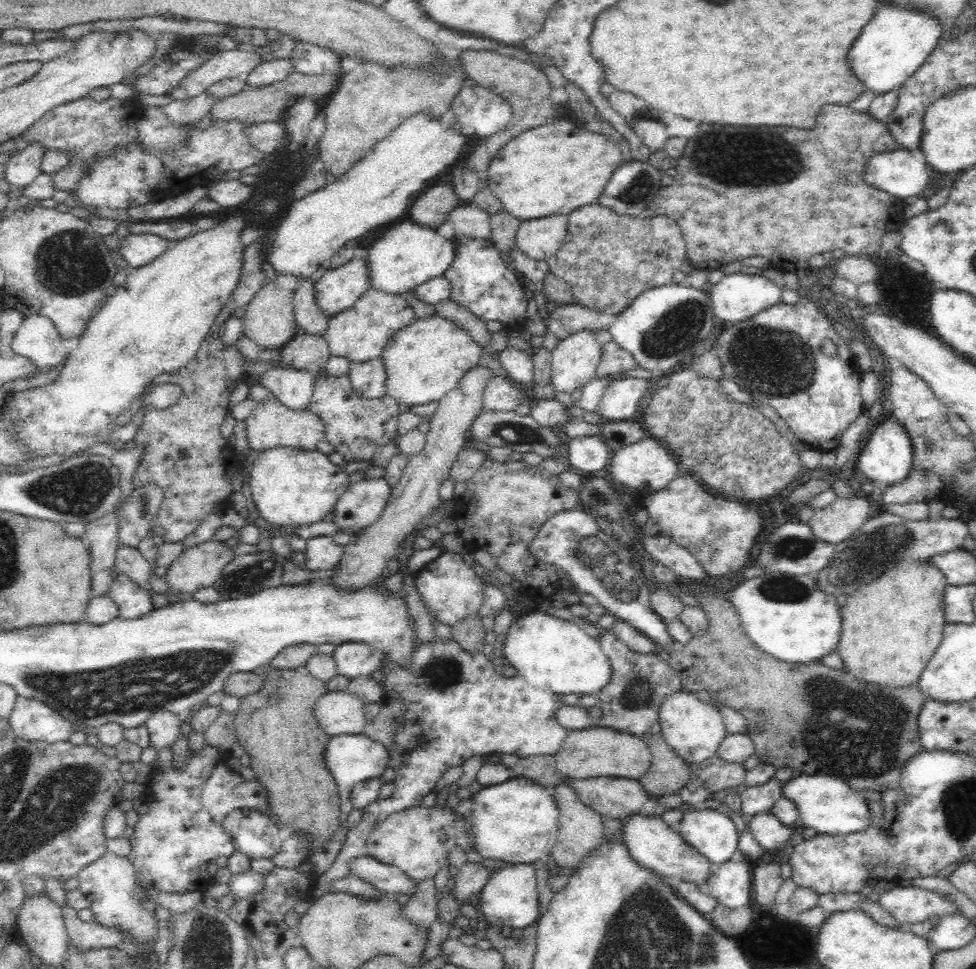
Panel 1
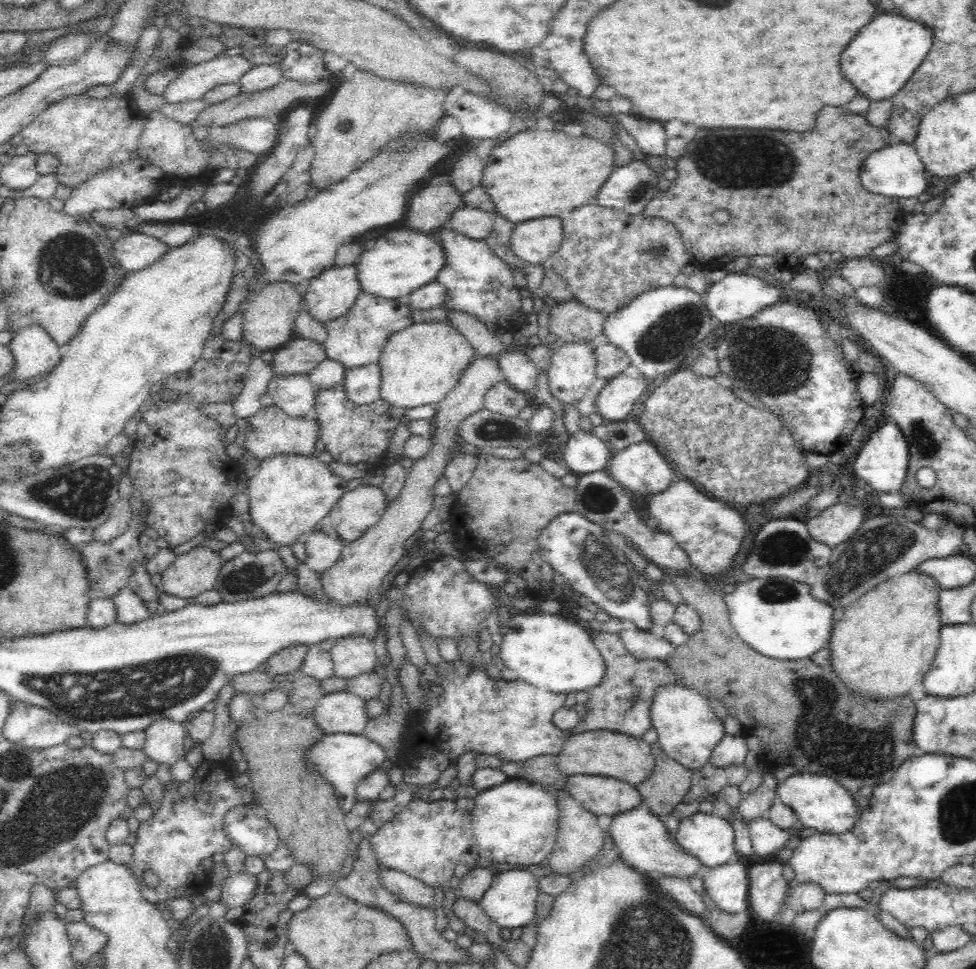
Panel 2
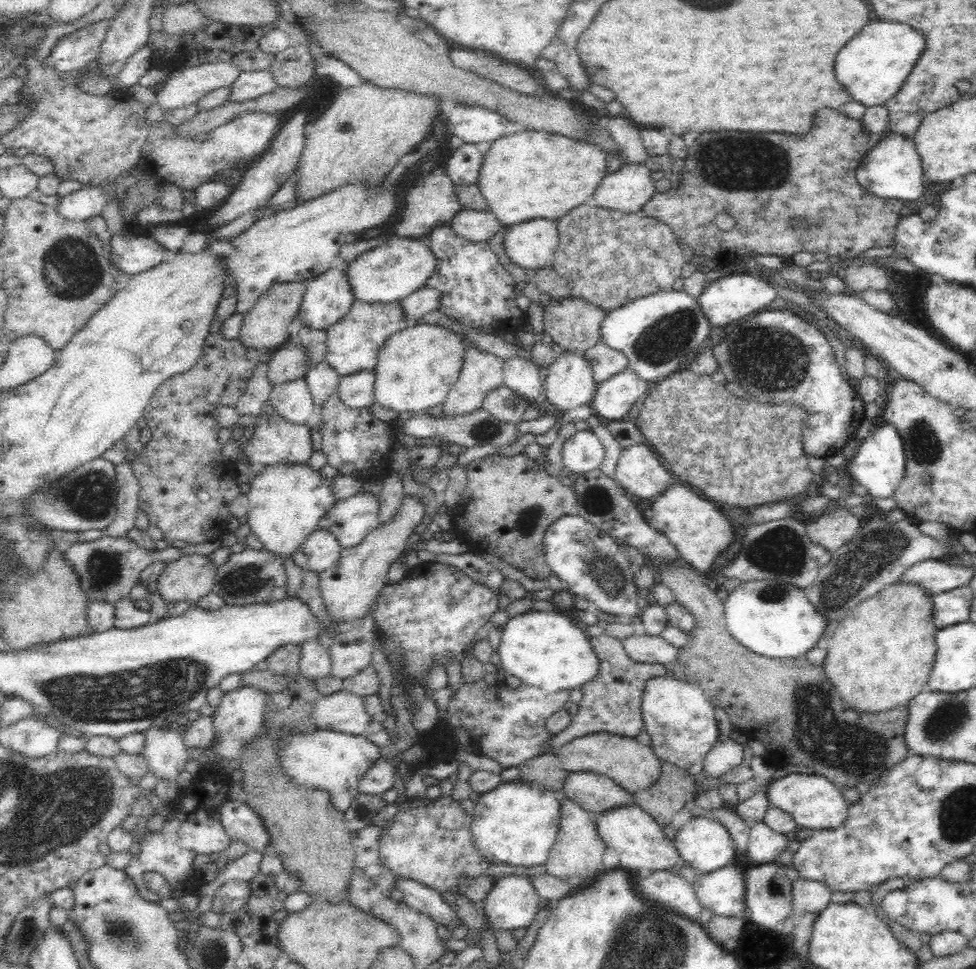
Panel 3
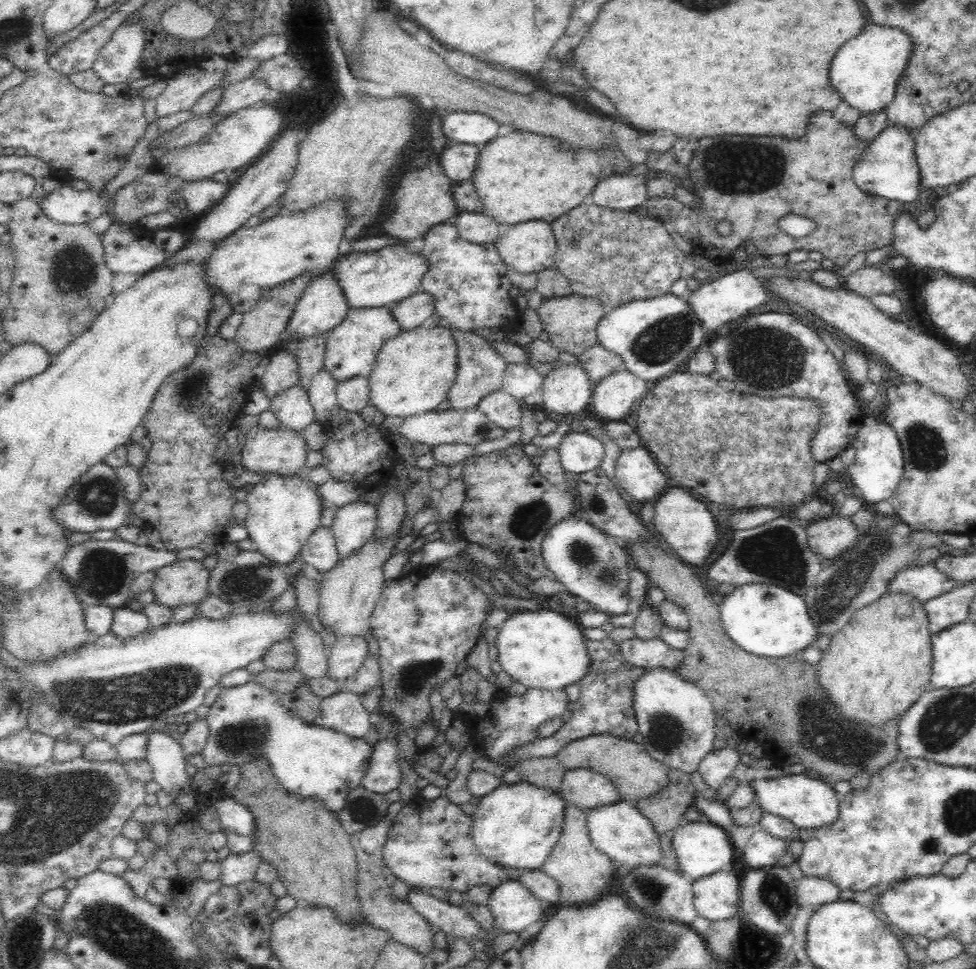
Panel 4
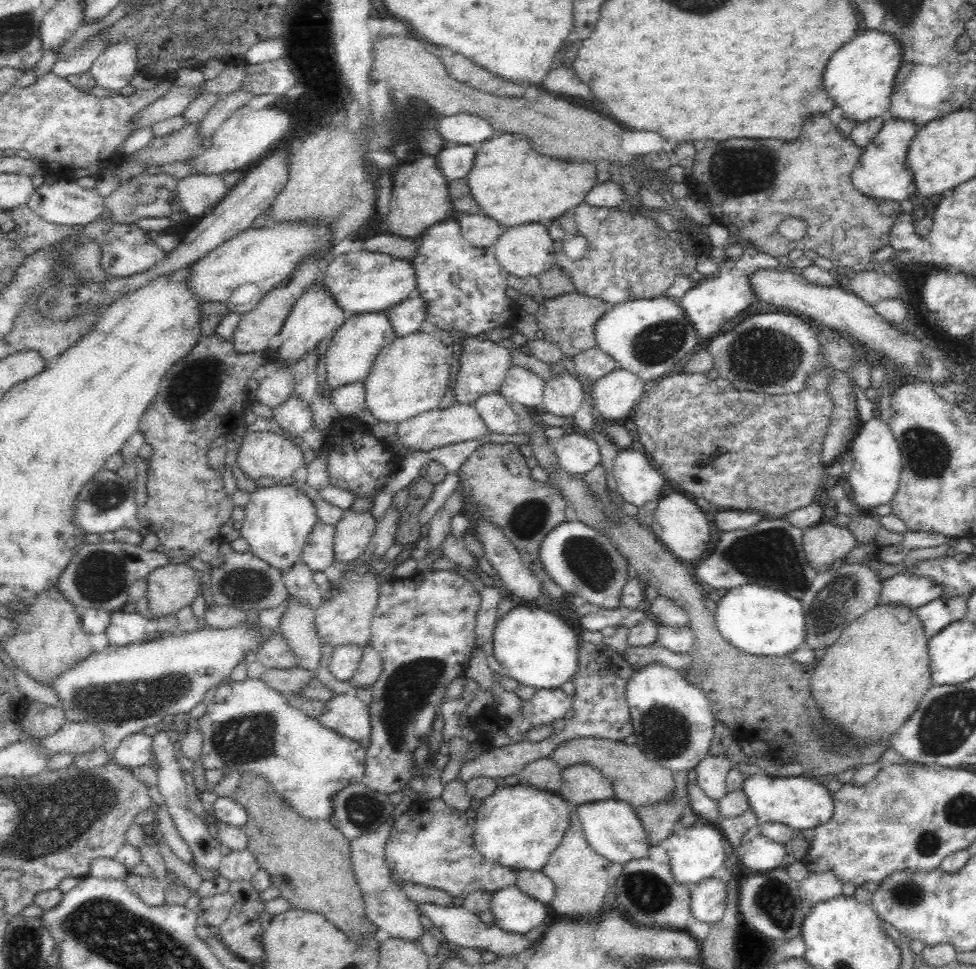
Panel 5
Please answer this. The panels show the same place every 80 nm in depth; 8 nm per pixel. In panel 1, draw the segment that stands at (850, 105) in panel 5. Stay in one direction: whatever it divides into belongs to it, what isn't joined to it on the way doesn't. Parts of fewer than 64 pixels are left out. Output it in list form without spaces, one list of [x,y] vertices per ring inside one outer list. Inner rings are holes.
[[[880,1],[874,18],[862,28],[862,34],[852,44],[848,64],[860,82],[864,83],[866,91],[871,91],[875,96],[898,91],[935,50],[940,34],[940,23],[930,15]]]

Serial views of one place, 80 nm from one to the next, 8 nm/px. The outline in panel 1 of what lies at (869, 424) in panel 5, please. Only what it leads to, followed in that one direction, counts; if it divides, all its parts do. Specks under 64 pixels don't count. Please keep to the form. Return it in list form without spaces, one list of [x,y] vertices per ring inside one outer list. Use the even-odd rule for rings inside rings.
[[[884,416],[880,426],[876,426],[876,430],[870,434],[869,438],[864,449],[859,452],[856,463],[859,472],[867,478],[866,484],[872,486],[868,489],[876,490],[876,486],[880,486],[881,490],[902,482],[909,475],[913,460],[912,443],[904,427],[898,421]]]

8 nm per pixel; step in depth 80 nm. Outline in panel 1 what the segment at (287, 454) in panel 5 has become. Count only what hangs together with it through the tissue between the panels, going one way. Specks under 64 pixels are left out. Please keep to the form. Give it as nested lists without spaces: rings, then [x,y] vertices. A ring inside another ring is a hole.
[[[272,393],[264,402],[259,402],[254,407],[245,422],[248,448],[260,454],[278,447],[311,451],[316,449],[316,444],[320,440],[324,439],[324,423],[318,416],[309,409],[290,410],[284,407]]]

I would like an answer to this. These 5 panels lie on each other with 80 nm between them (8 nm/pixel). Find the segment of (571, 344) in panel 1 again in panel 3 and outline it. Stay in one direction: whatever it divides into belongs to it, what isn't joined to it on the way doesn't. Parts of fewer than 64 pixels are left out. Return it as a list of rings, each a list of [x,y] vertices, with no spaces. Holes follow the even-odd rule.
[[[566,351],[548,367],[543,384],[543,406],[564,412],[590,404],[597,386],[584,355],[578,351]]]

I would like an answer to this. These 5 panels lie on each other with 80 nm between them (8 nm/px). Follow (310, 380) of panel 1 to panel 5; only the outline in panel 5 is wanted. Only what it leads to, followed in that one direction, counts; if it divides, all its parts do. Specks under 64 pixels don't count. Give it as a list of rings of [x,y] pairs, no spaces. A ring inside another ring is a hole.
[[[294,394],[285,403],[274,408],[273,416],[278,426],[290,434],[288,438],[302,436],[312,427],[311,408]]]

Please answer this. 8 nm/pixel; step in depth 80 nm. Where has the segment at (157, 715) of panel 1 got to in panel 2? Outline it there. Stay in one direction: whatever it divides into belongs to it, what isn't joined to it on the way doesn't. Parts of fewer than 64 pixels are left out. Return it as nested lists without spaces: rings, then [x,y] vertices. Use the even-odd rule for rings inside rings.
[[[164,716],[154,717],[146,726],[145,742],[142,748],[144,755],[160,765],[166,765],[169,770],[180,760],[184,760],[187,752],[184,750],[184,738],[187,735],[185,724],[178,724]]]

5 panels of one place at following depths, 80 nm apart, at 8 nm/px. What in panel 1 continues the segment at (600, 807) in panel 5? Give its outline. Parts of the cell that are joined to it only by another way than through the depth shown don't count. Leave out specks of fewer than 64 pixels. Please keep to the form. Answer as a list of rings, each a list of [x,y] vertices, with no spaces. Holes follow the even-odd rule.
[[[642,812],[630,814],[620,819],[622,841],[628,847],[629,856],[640,867],[674,880],[694,882],[703,886],[713,866],[695,848],[688,846],[678,832],[672,830],[658,815],[644,815]]]

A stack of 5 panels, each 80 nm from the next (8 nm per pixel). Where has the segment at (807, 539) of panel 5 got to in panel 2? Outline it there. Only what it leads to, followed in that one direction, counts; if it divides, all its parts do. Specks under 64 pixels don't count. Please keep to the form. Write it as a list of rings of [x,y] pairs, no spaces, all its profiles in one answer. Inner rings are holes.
[[[865,502],[856,507],[848,503],[836,503],[824,510],[820,515],[805,520],[809,535],[832,548],[848,540],[860,528],[864,520]]]

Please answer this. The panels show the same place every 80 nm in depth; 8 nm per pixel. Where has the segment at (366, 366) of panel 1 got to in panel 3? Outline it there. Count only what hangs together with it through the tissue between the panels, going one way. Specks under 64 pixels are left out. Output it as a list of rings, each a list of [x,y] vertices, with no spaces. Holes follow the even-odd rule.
[[[366,369],[339,381],[337,395],[348,408],[367,408],[374,403],[375,370]]]

